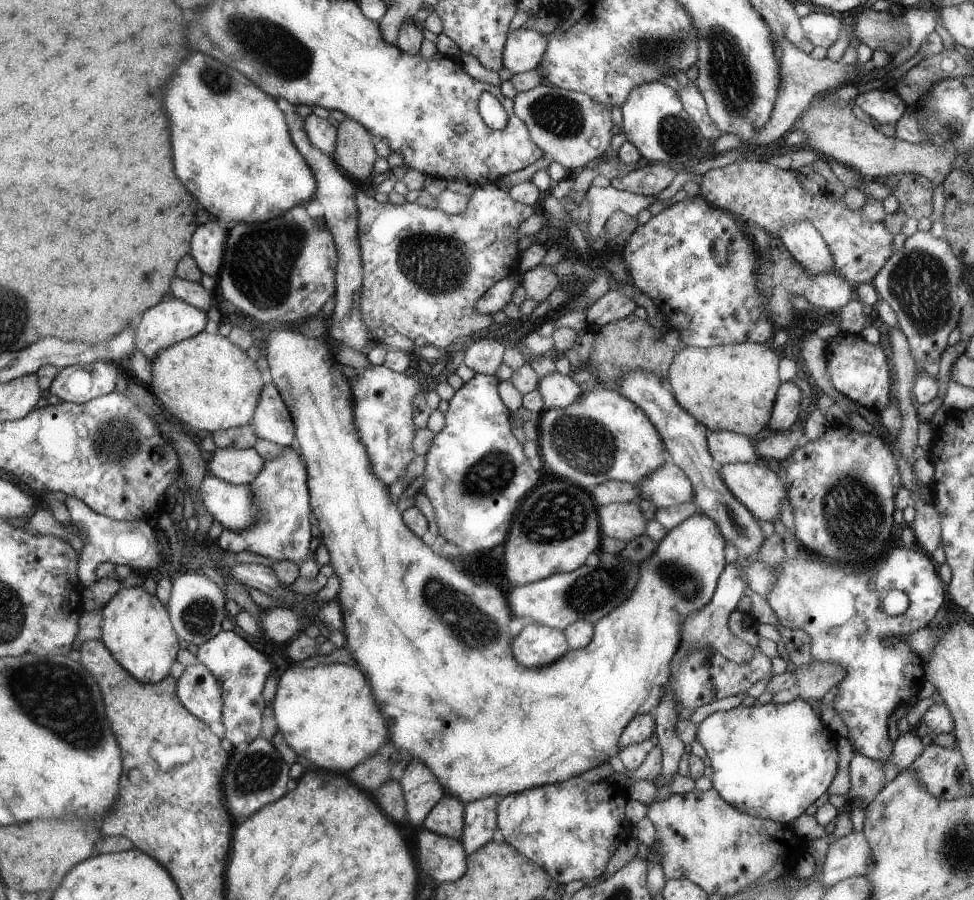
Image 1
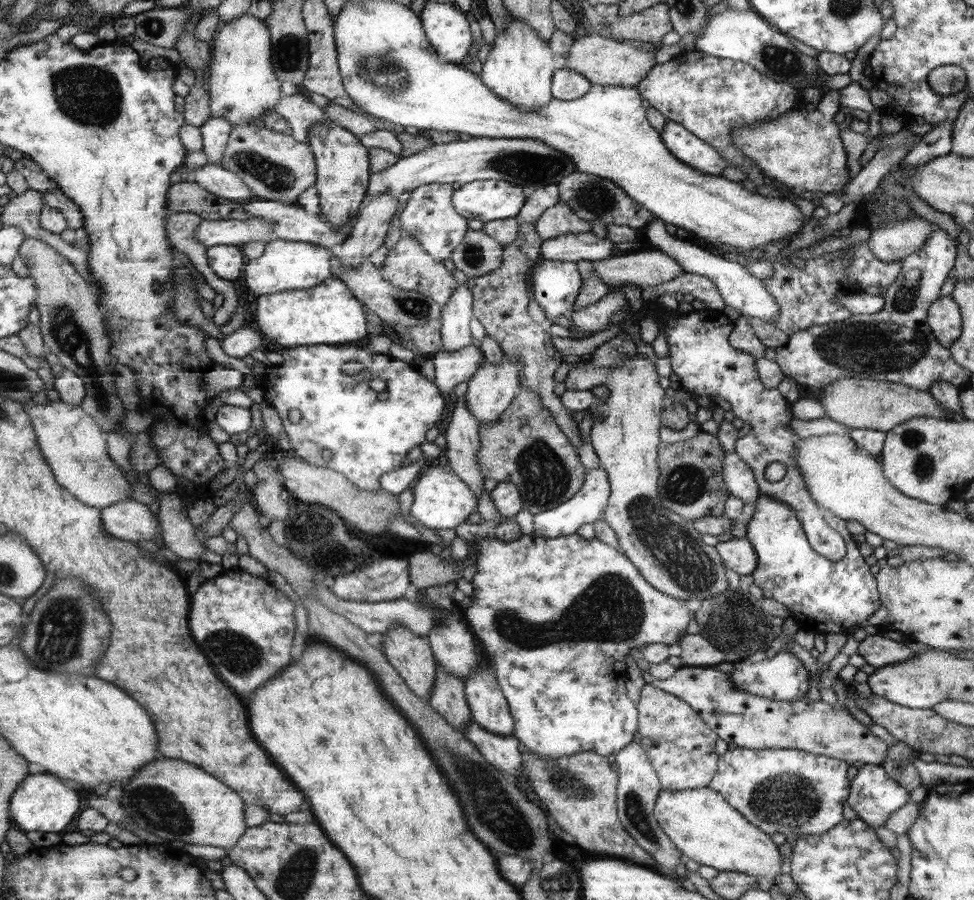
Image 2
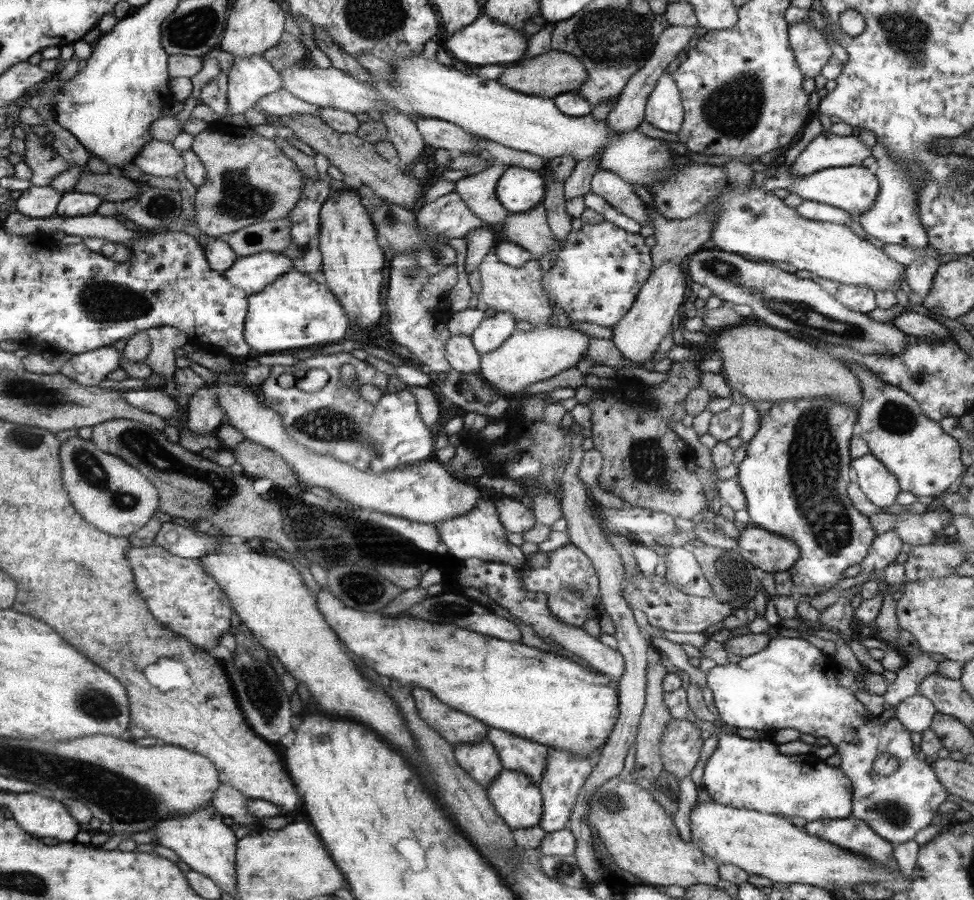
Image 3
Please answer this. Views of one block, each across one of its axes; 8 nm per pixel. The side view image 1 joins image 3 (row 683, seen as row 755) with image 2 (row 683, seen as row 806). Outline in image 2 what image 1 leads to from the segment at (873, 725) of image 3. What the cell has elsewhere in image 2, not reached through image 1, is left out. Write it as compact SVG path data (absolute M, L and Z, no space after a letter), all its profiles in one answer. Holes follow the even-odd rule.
M778 651L770 659L762 659L758 662L735 661L736 669L728 673L739 691L756 693L758 696L770 697L776 700L796 700L808 692L808 670L802 665L802 661L793 653Z

